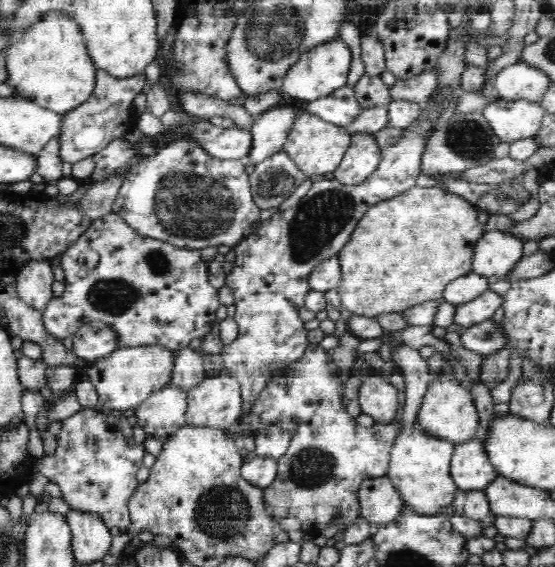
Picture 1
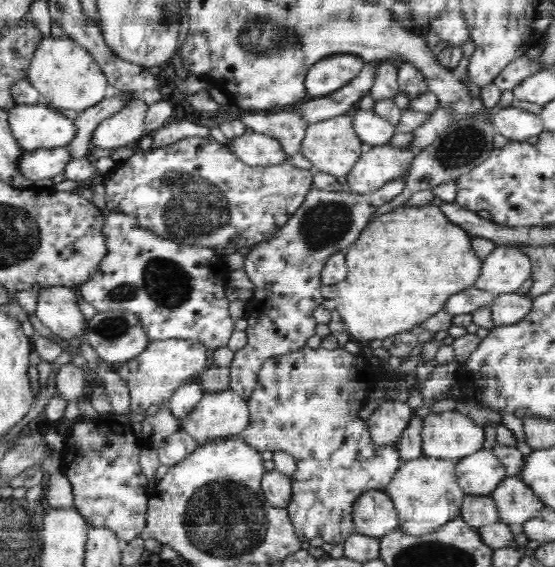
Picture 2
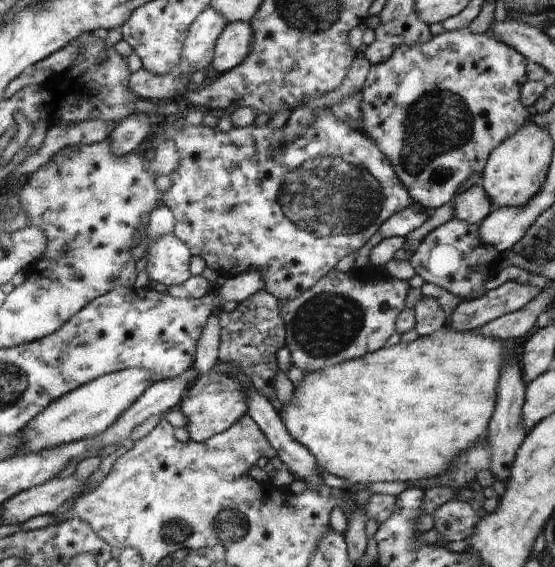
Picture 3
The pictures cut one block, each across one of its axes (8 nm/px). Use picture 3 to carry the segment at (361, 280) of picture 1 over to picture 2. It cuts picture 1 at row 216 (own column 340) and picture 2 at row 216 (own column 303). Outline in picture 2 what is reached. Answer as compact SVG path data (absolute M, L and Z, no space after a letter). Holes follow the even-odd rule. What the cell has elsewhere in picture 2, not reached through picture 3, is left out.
M431 203L421 207L402 206L379 217L372 217L357 240L345 251L348 272L346 278L336 284L335 309L340 314L341 320L347 327L346 331L351 338L363 344L366 344L370 340L384 340L384 338L400 334L400 332L413 331L414 326L422 325L422 322L426 322L428 318L441 312L450 297L469 289L478 280L478 276L481 273L481 266L483 265L483 261L479 260L478 256L474 254L474 249L471 248L471 235L464 229L459 228L458 225L454 225L453 222L448 221L441 213L441 210L439 210L439 206L432 205Z

